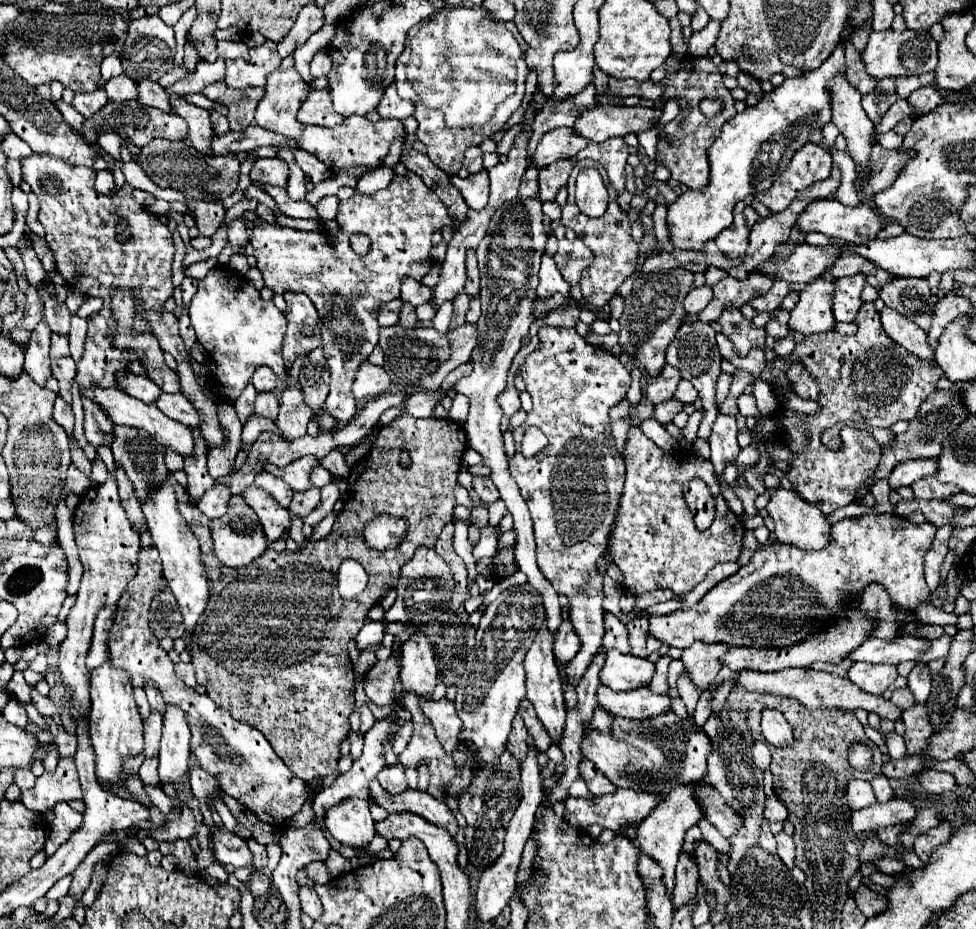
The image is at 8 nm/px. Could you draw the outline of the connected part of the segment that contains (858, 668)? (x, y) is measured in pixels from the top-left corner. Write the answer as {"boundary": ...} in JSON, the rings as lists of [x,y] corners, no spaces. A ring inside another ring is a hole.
{"boundary":[[[852,663],[852,667],[848,669],[848,679],[856,683],[862,691],[872,695],[882,695],[884,689],[888,689],[896,677],[898,671],[894,665]]]}

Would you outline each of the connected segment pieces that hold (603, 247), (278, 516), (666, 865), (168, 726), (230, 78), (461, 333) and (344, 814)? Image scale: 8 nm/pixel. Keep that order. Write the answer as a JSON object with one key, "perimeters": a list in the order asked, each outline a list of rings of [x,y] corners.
{"perimeters":[[[[578,163],[572,169],[572,173],[570,173],[570,179],[568,179],[568,203],[562,207],[564,219],[560,219],[560,221],[562,221],[564,227],[572,229],[578,235],[578,239],[582,239],[584,245],[594,253],[594,259],[592,259],[590,267],[580,277],[580,289],[582,289],[582,297],[586,301],[586,309],[600,311],[606,303],[610,303],[610,299],[614,295],[618,295],[618,289],[624,283],[624,279],[634,273],[634,265],[638,261],[638,243],[630,235],[628,213],[618,207],[616,191],[612,189],[612,185],[608,183],[606,177],[604,177],[604,183],[606,183],[608,193],[610,193],[610,205],[608,205],[606,212],[599,218],[578,219],[580,211],[578,211],[578,207],[574,203],[574,181],[576,181],[576,175],[578,175],[580,169],[582,169],[582,163]]],[[[250,485],[242,493],[242,497],[258,515],[268,541],[278,541],[280,537],[284,537],[286,527],[290,525],[290,513],[282,509],[282,505],[268,491],[262,491],[260,487]]],[[[694,783],[678,785],[676,789],[672,789],[668,795],[664,795],[658,801],[658,807],[654,807],[654,811],[638,827],[638,843],[664,869],[664,883],[666,883],[670,895],[674,889],[674,869],[678,863],[678,855],[682,849],[684,835],[692,825],[696,825],[700,819],[704,819],[702,805],[698,803],[698,795],[694,795],[692,789],[694,789]]],[[[166,705],[164,713],[164,729],[160,741],[160,781],[176,783],[182,775],[188,773],[188,757],[190,757],[190,729],[186,717],[180,707]]],[[[266,41],[260,47],[250,49],[250,63],[238,59],[238,61],[226,61],[230,63],[230,69],[226,71],[226,85],[232,89],[246,89],[246,87],[264,87],[266,75],[280,67],[282,57],[276,51],[276,43]]],[[[464,323],[462,327],[456,327],[448,331],[448,340],[451,344],[450,359],[438,367],[438,371],[430,377],[426,377],[422,383],[418,383],[414,389],[440,389],[442,379],[456,369],[462,363],[468,363],[471,359],[472,347],[476,345],[476,325],[474,323]]],[[[344,799],[342,803],[326,809],[324,823],[342,845],[356,849],[366,847],[376,835],[368,799]]]]}

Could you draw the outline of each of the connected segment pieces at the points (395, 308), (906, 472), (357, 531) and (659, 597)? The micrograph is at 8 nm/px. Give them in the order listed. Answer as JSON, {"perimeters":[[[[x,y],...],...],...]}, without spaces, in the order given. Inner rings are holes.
{"perimeters":[[[[394,299],[390,303],[384,303],[378,311],[378,325],[380,327],[390,327],[398,321],[400,315],[400,307],[402,307],[402,299]]],[[[912,459],[912,461],[900,463],[888,477],[888,483],[890,483],[890,489],[896,491],[900,487],[908,487],[914,481],[930,475],[936,475],[936,459]]],[[[412,415],[394,419],[380,431],[372,443],[370,453],[352,467],[344,511],[336,517],[328,537],[312,541],[300,551],[278,553],[274,549],[266,549],[258,559],[254,559],[254,563],[240,569],[228,569],[214,557],[208,529],[210,519],[186,501],[186,489],[182,489],[170,473],[180,503],[180,513],[200,541],[202,565],[206,567],[210,587],[208,607],[202,613],[202,619],[198,619],[198,627],[194,629],[190,641],[192,665],[196,669],[198,685],[206,689],[206,695],[218,707],[230,711],[234,719],[250,723],[262,731],[276,755],[294,771],[296,777],[314,779],[332,775],[336,771],[340,745],[350,731],[348,717],[354,711],[354,669],[348,657],[348,643],[364,627],[364,619],[370,607],[374,607],[386,595],[386,591],[396,587],[402,565],[408,563],[420,545],[434,547],[440,531],[452,519],[452,509],[456,507],[456,475],[462,467],[462,453],[466,447],[468,441],[464,429],[452,419],[416,419]],[[402,449],[406,449],[412,457],[412,465],[408,469],[400,465]],[[384,513],[406,519],[406,539],[394,549],[374,551],[366,547],[364,527],[370,519],[376,519]],[[346,559],[356,559],[366,569],[368,587],[362,591],[362,595],[346,599],[346,611],[338,615],[338,611],[330,607],[330,595],[340,595],[336,589],[338,571],[330,571],[330,563],[342,563]]],[[[658,589],[658,591],[652,591],[652,593],[644,593],[644,595],[638,595],[636,597],[636,605],[646,611],[658,603],[664,603],[664,601],[670,601],[674,597],[674,593],[670,589]]]]}

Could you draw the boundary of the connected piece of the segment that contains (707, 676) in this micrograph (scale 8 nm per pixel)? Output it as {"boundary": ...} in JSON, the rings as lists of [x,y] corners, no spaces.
{"boundary":[[[694,643],[692,647],[688,647],[686,651],[682,651],[682,663],[684,663],[684,671],[688,673],[688,677],[692,679],[692,683],[696,685],[698,693],[702,693],[706,687],[710,687],[710,683],[714,681],[714,677],[720,671],[720,657],[730,649],[730,645],[726,643]]]}

